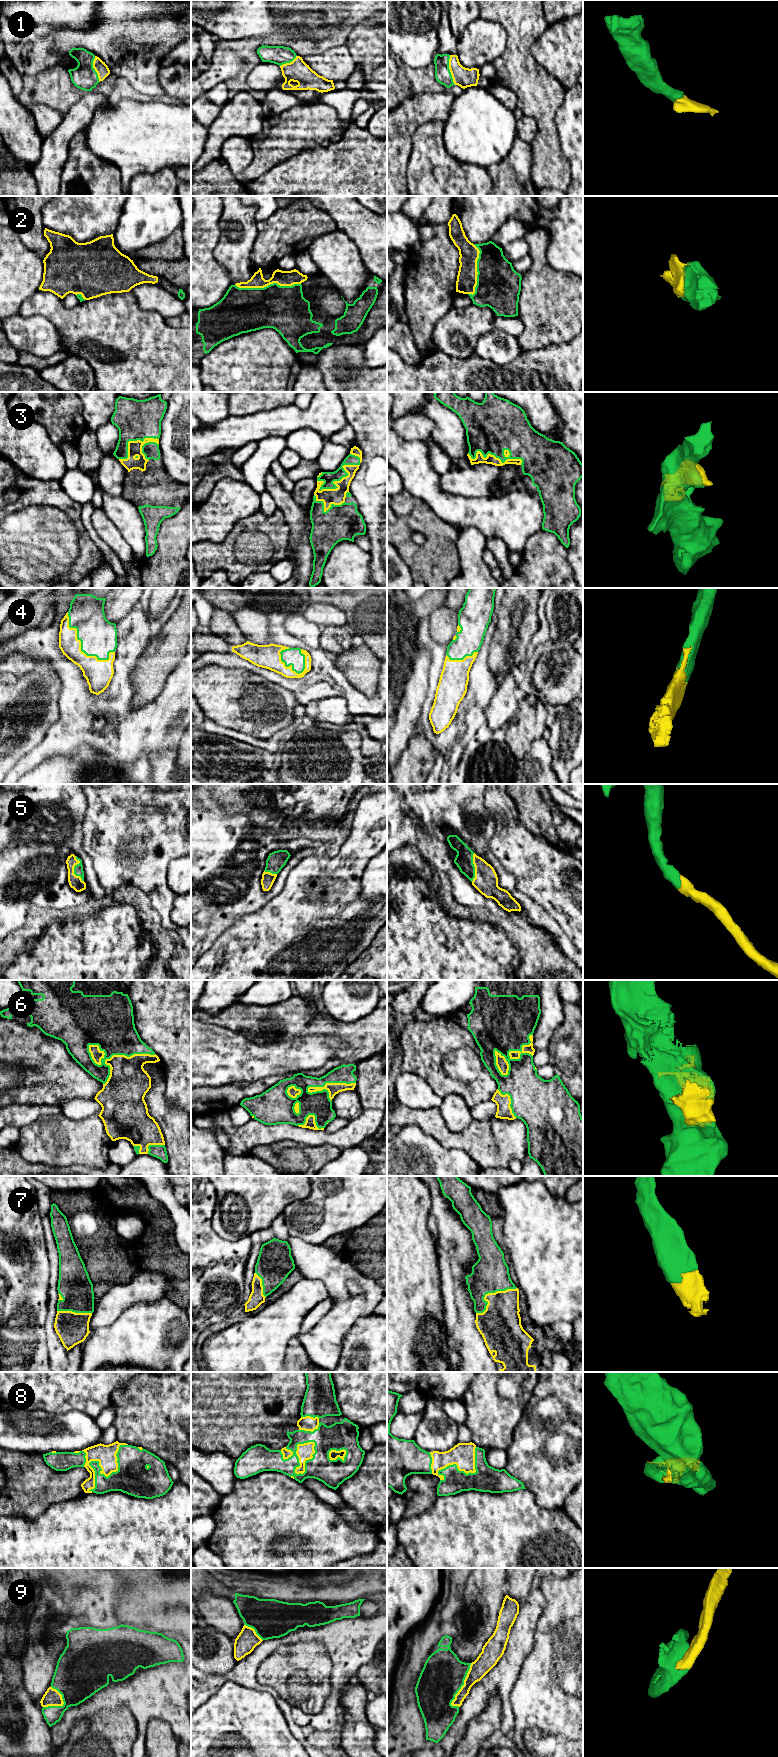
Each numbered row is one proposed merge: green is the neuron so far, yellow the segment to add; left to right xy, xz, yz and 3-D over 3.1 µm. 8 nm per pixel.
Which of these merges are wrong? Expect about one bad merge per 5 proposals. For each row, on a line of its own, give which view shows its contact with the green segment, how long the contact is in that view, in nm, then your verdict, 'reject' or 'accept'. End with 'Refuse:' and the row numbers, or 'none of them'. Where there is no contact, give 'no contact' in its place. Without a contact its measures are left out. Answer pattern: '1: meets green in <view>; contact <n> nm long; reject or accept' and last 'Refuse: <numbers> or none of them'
1: meets green in yz; contact 240 nm long; accept
2: meets green in xz; contact 550 nm long; accept
3: meets green in yz; contact 440 nm long; accept
4: meets green in xy; contact 500 nm long; accept
5: meets green in xy; contact 220 nm long; accept
6: meets green in xz; contact 400 nm long; accept
7: meets green in yz; contact 380 nm long; accept
8: meets green in xy; contact 500 nm long; accept
9: meets green in yz; contact 380 nm long; accept
Refuse: none of them

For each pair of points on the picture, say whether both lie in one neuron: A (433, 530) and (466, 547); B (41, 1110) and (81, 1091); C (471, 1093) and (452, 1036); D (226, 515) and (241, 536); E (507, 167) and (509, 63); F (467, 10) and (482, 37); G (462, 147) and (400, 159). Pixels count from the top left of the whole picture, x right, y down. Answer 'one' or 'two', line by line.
A: two
B: two
C: one
D: two
E: two
F: two
G: two

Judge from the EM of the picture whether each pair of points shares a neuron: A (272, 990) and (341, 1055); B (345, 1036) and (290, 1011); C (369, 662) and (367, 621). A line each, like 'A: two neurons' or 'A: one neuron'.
A: two neurons
B: one neuron
C: two neurons

